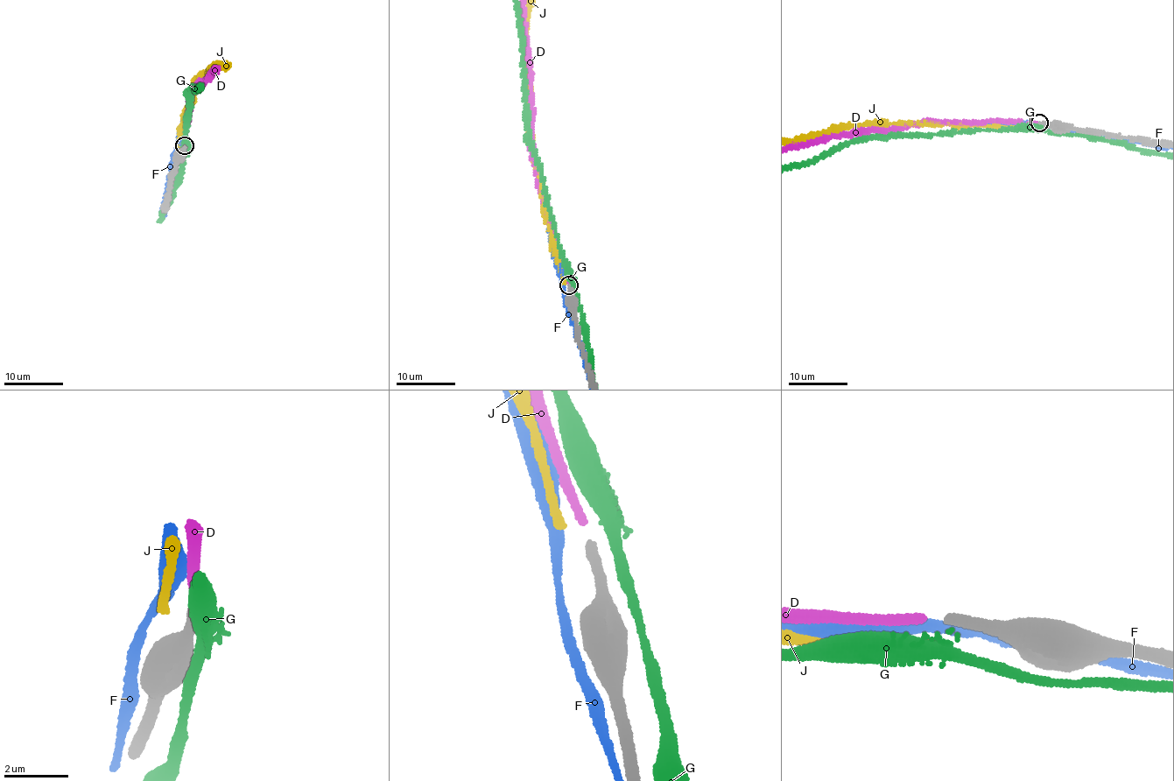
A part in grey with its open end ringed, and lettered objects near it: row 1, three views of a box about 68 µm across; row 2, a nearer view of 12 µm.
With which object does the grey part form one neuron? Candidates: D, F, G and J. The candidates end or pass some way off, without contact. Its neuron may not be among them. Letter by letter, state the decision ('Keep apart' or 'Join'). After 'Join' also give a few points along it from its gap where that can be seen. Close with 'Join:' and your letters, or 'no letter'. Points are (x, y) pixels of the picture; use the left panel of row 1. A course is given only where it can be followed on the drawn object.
D: Join
F: Keep apart
G: Keep apart
J: Keep apart
Join: D

